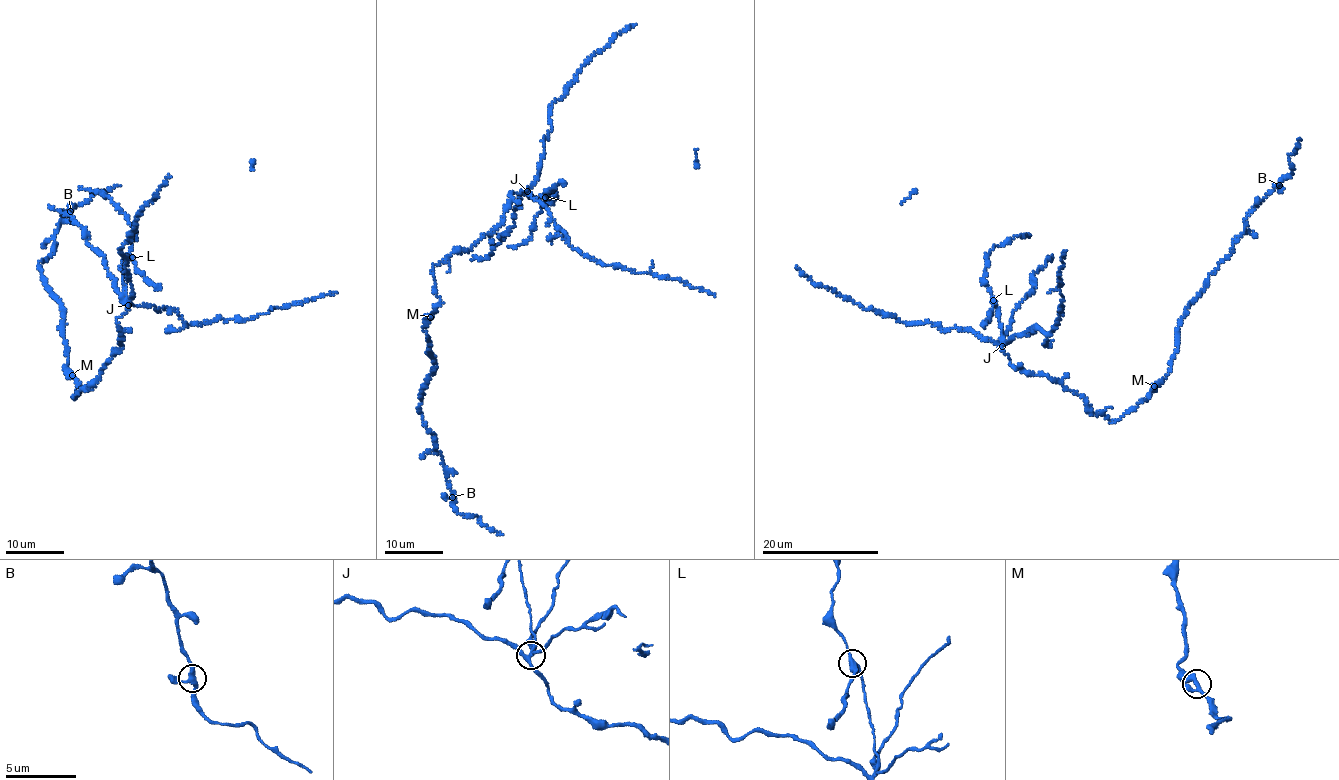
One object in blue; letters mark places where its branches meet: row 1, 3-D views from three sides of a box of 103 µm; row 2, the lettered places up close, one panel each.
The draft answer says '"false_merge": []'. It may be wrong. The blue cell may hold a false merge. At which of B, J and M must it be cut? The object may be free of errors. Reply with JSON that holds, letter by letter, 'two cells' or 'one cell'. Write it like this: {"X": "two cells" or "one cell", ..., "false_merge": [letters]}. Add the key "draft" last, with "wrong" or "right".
{"B": "one cell", "J": "two cells", "M": "one cell", "false_merge": ["J"], "draft": "wrong"}

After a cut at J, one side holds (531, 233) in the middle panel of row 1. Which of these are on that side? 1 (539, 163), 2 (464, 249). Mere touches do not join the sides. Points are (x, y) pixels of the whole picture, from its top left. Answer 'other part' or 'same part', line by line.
1: other part
2: other part

